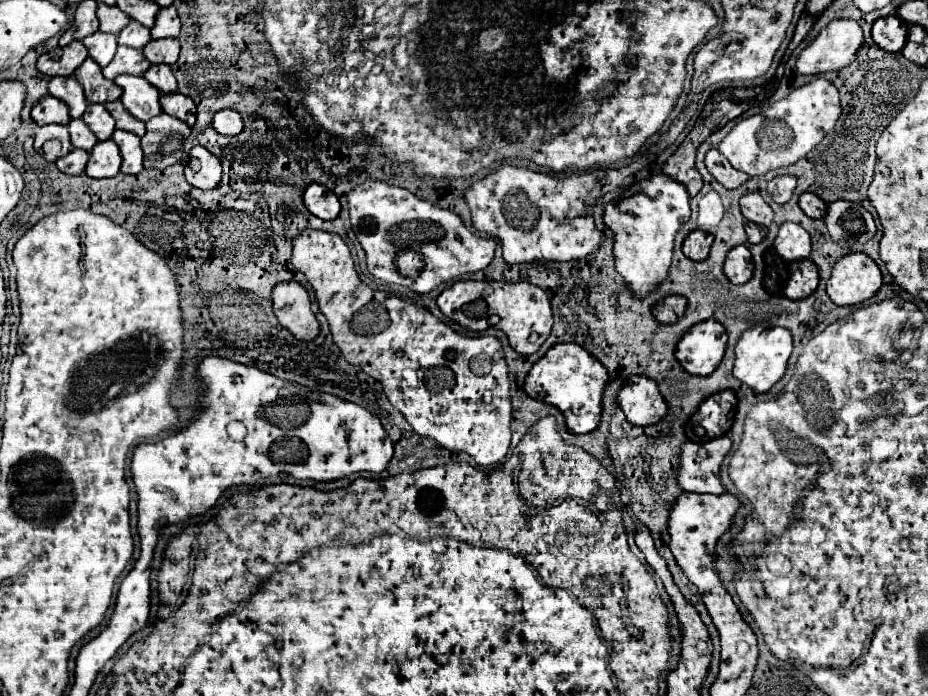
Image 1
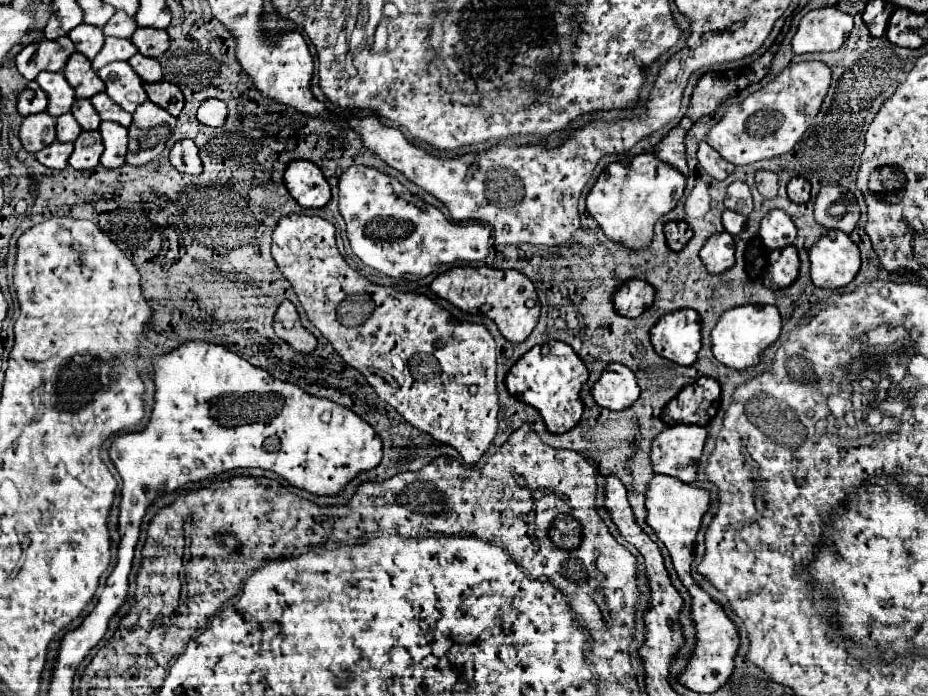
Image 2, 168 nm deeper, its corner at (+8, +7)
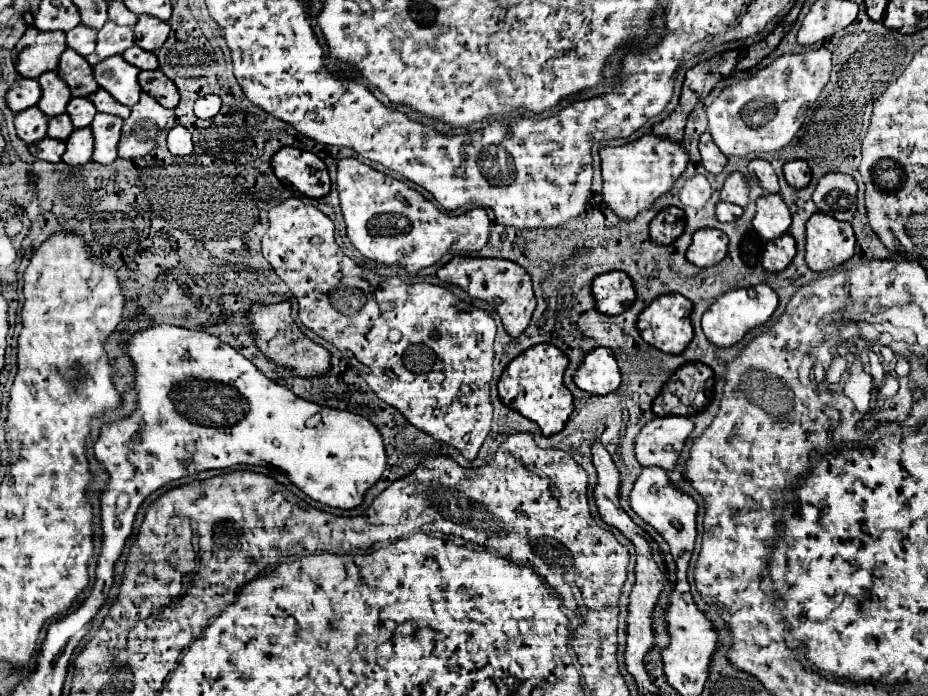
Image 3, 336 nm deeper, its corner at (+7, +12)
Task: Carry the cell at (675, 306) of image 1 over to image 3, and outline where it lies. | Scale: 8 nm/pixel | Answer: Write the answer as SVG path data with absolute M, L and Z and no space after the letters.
M608 272L592 280L592 296L598 312L616 316L618 312L624 312L628 304L632 304L636 292L632 288L632 280L628 280L624 272Z

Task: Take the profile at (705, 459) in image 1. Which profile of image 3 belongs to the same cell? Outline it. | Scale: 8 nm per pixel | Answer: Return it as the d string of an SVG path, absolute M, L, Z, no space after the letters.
M662 416L646 422L634 442L638 462L672 470L692 428L694 424L688 416Z

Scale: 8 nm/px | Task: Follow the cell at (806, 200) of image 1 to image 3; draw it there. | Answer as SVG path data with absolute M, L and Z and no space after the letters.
M790 160L784 164L786 182L794 188L806 188L810 180L810 168L804 160Z

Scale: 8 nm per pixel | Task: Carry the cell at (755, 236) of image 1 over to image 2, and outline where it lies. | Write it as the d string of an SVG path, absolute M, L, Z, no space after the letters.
M725 211L725 213L723 213L723 227L725 227L725 231L729 231L731 235L743 233L745 221L747 221L747 217L741 215L741 213L735 213L735 211Z

